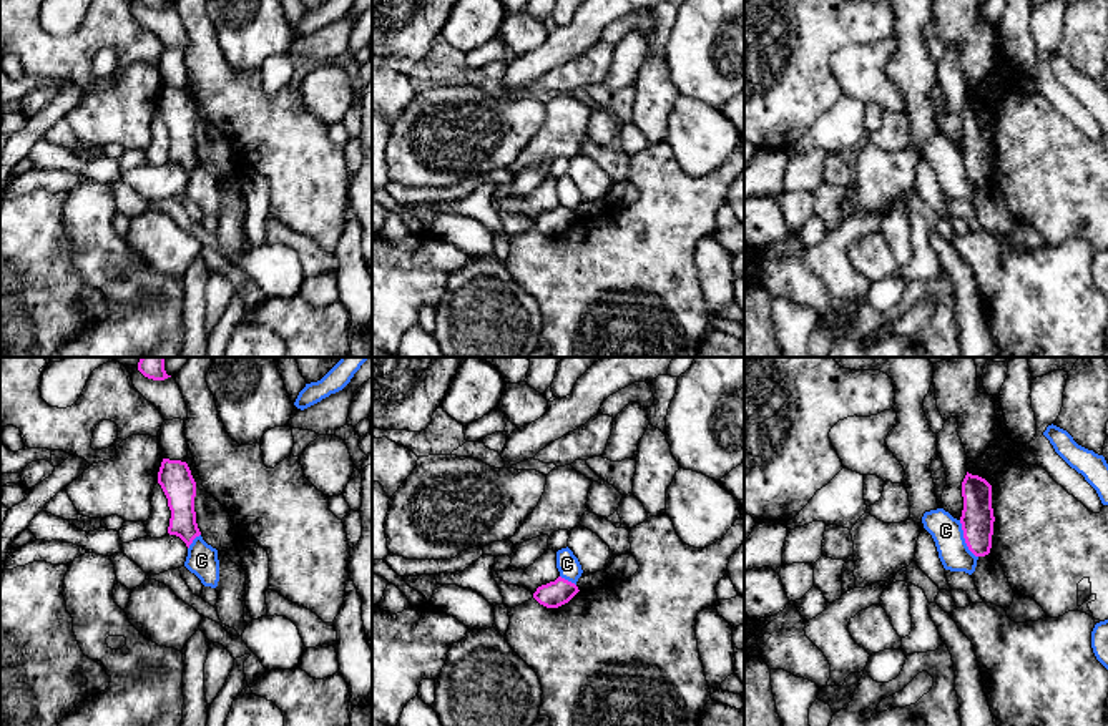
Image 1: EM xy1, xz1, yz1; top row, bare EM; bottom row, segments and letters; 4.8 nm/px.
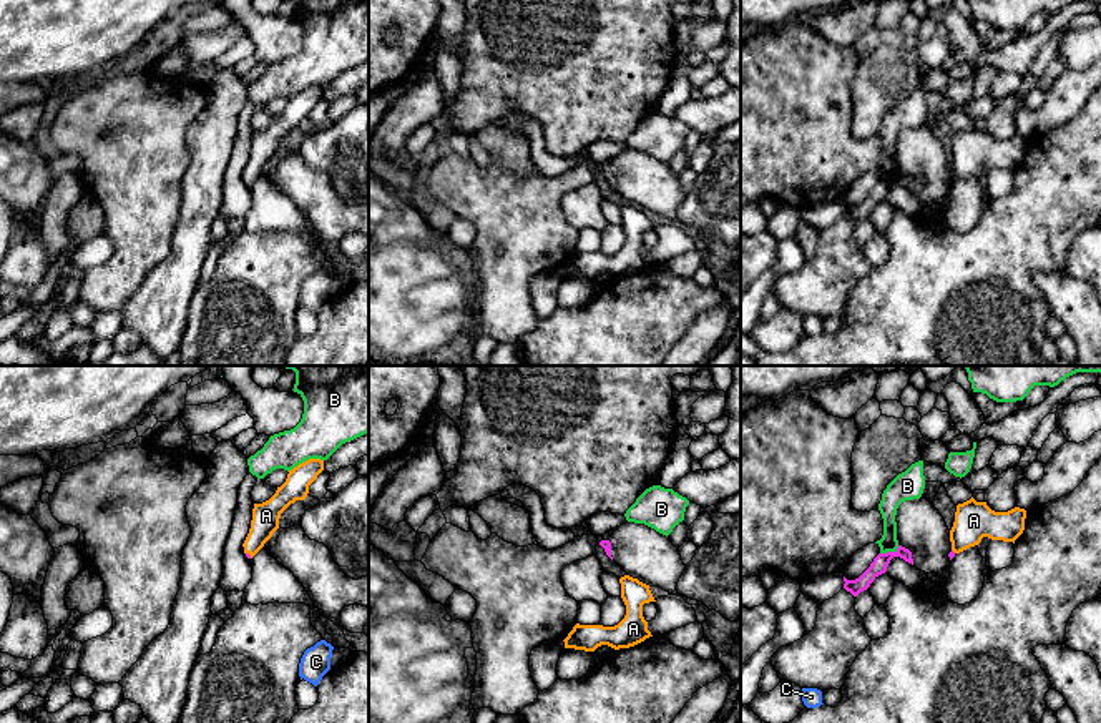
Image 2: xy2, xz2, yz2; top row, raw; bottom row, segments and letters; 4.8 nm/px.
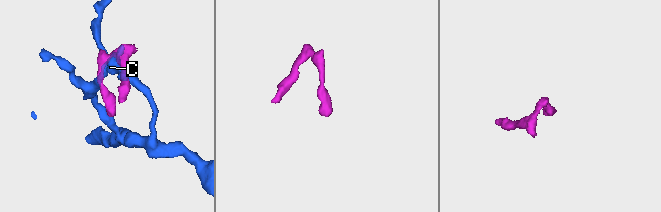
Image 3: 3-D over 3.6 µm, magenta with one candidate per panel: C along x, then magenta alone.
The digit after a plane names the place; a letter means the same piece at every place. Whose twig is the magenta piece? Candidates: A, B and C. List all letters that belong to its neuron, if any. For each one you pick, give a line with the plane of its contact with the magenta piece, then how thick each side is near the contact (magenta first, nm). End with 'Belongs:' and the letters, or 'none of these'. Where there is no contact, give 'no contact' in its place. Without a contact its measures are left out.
A: xy2 | 20/130 nm
Belongs: A

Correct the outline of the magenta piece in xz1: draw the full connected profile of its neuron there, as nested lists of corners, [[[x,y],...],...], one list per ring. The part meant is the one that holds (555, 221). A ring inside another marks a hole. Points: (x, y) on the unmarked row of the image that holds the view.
[[[558,204],[555,209],[538,214],[533,226],[547,236],[558,236],[568,231],[578,219],[575,211]]]

